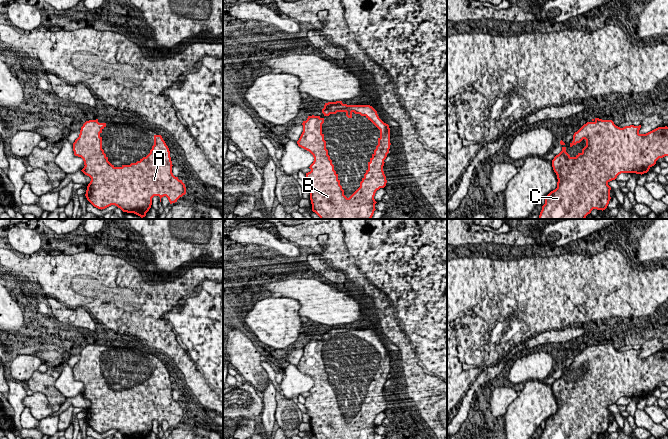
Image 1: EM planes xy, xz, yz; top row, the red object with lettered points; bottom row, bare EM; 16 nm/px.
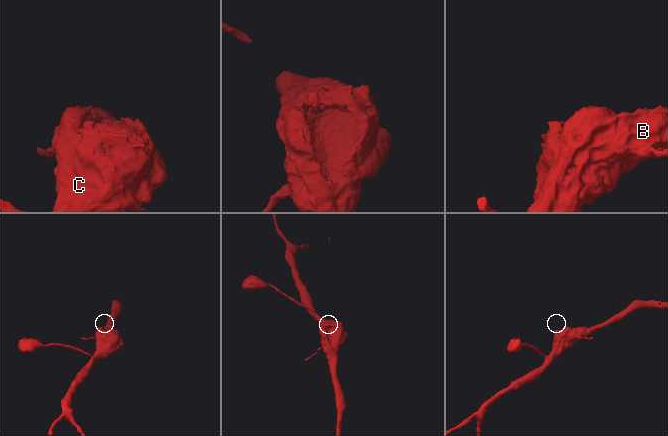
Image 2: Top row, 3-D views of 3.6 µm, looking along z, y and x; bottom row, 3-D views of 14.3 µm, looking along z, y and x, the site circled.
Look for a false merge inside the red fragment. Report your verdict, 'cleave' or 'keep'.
keep

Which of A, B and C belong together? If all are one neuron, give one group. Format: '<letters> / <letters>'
A B C

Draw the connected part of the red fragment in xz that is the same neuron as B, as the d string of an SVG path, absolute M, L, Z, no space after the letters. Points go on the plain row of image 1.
M336 325L325 327L322 333L324 340L337 336L345 336L348 342L352 342L354 336L370 344L380 354L378 369L368 386L360 411L347 422L326 373L322 357L324 342L308 340L302 347L303 356L297 368L314 381L309 391L311 395L306 397L304 404L310 416L312 435L317 439L373 439L377 427L375 417L387 407L383 390L391 369L389 349L379 342L377 335L370 329L347 329Z

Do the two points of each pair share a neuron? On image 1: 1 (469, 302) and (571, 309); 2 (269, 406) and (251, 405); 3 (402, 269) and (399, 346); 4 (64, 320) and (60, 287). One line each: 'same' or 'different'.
1: same
2: different
3: same
4: different

